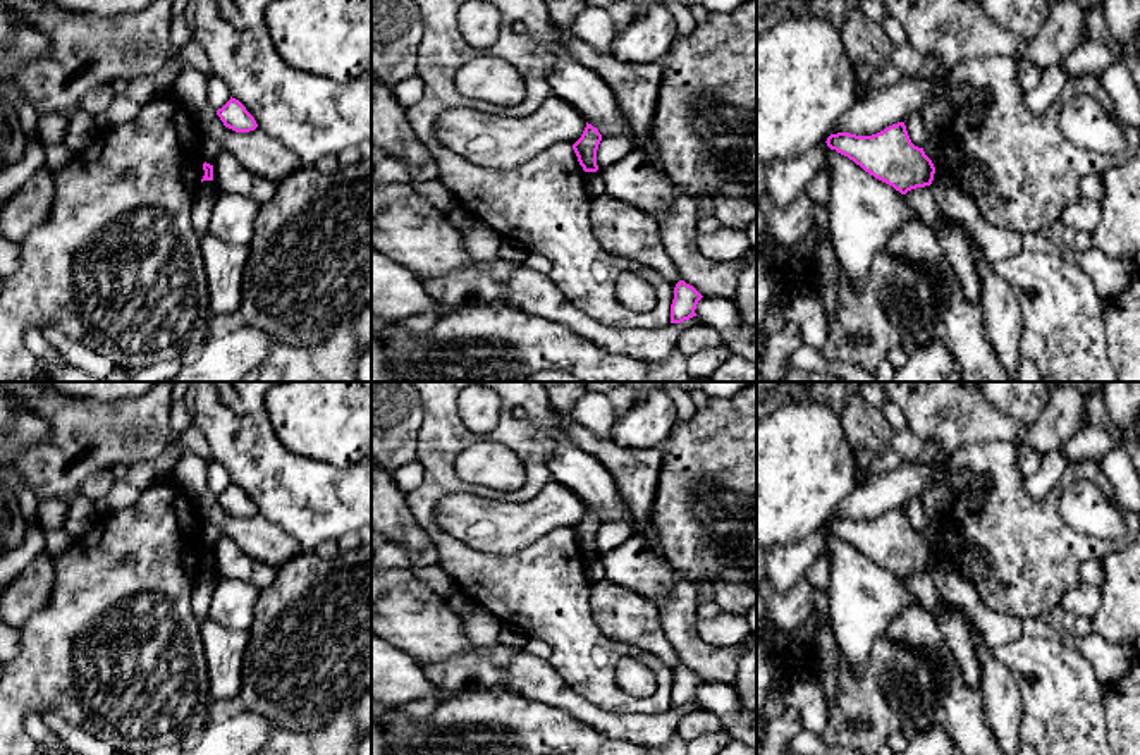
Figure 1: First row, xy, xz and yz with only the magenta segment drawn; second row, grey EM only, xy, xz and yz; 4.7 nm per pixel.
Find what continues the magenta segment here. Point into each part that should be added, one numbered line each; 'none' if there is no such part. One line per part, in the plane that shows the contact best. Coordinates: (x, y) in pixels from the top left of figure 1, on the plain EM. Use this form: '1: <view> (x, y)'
none

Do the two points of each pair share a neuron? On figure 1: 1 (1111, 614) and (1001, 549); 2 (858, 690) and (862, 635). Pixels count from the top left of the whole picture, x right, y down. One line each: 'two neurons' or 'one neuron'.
1: two neurons
2: two neurons

